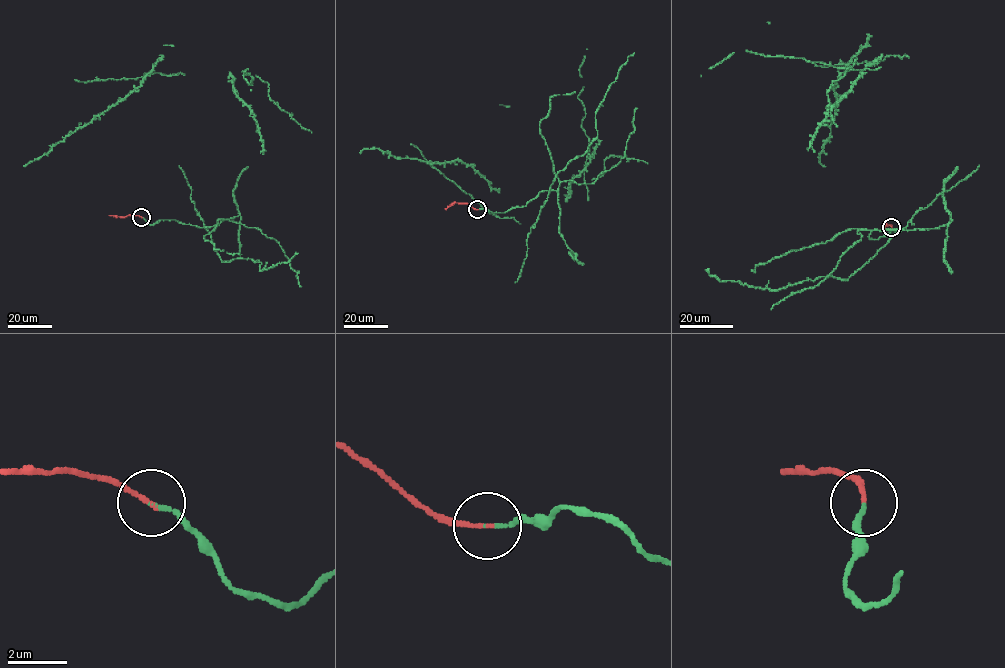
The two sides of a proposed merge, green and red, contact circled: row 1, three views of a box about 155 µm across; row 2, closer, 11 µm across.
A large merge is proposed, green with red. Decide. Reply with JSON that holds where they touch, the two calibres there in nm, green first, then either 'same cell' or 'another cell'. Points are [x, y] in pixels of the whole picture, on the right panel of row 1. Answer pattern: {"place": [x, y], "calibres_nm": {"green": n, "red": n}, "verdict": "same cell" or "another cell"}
{"place": [891, 227], "calibres_nm": {"green": 130, "red": 140}, "verdict": "same cell"}

